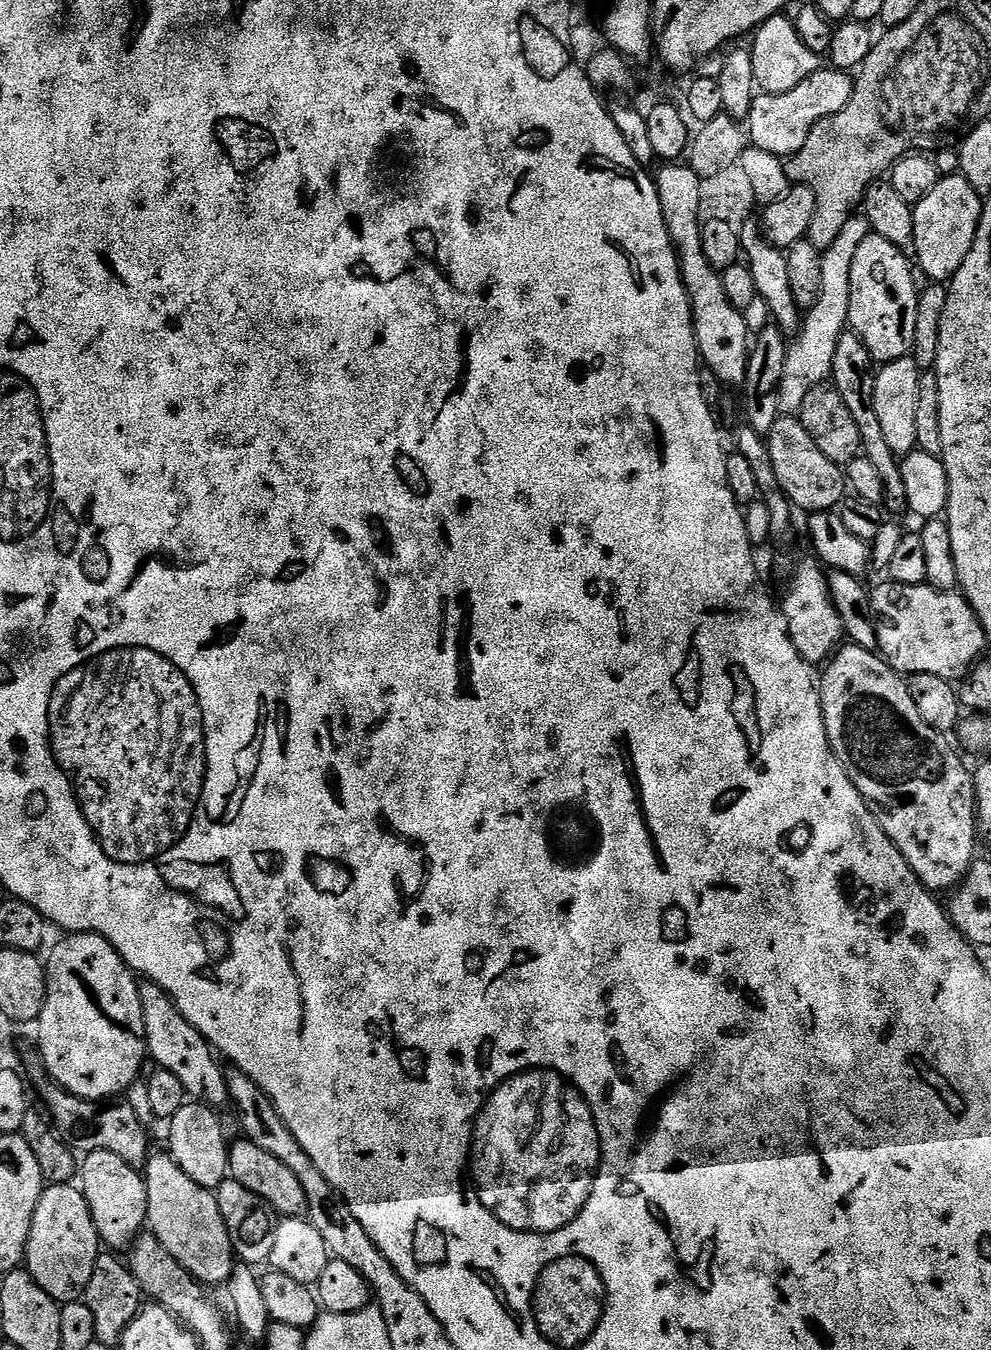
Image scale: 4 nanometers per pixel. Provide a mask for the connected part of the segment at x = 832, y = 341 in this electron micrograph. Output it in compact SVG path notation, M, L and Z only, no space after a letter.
M853 214L842 226L834 246L822 253L822 294L818 294L818 302L807 309L798 332L800 344L788 344L785 373L782 374L778 389L778 407L784 414L799 413L802 402L806 402L806 394L814 390L814 386L825 383L832 375L834 366L834 350L840 337L848 328L850 314L850 266L854 266L854 254L866 238L873 235L868 217L863 214Z

